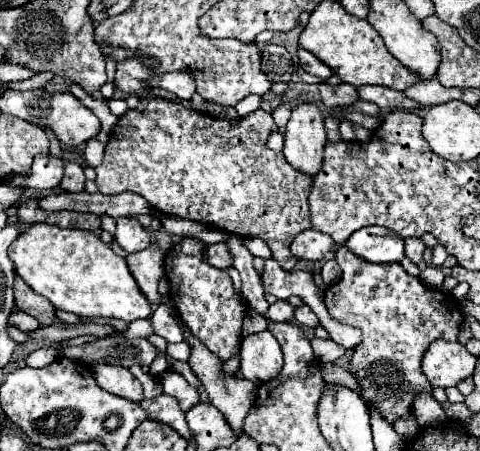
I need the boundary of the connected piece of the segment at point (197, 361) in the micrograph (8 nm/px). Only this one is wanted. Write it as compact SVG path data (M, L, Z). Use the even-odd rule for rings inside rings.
M183 327L185 331L185 337L187 337L187 343L191 345L191 357L189 357L189 365L193 369L193 373L201 379L211 403L223 413L223 417L227 419L227 423L231 425L231 429L235 431L235 435L241 435L243 433L243 421L245 417L249 415L249 409L253 407L255 399L257 399L257 387L251 383L251 381L245 381L243 377L229 377L221 371L221 361L217 355L213 355L201 341L193 339L193 335L189 333L187 327Z

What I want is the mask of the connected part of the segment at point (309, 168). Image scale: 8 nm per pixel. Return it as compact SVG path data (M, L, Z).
M299 101L291 111L291 119L285 127L285 159L301 173L317 173L323 161L323 147L327 143L323 113L311 101Z

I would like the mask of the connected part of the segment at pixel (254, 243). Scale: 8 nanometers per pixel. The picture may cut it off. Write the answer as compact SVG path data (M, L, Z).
M245 239L245 245L247 245L247 249L251 251L251 255L257 255L257 257L263 257L263 259L267 259L267 257L271 257L271 251L269 251L269 247L267 247L267 243L265 241L261 241L261 239Z

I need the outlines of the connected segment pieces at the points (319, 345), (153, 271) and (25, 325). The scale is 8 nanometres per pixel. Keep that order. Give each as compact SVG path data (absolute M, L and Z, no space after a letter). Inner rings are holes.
M313 337L313 339L311 339L311 347L313 347L313 353L315 353L323 363L335 361L335 359L339 359L341 355L345 355L345 349L339 347L333 339L317 339L317 337Z
M151 243L149 249L143 249L139 253L127 255L127 265L131 275L135 277L139 289L151 303L161 303L167 301L165 297L159 295L157 283L161 275L165 275L165 253L157 247L157 243Z
M17 311L15 315L11 315L9 317L9 321L11 323L15 323L21 331L29 331L29 329L35 329L35 325L37 325L37 321L33 321L35 317L31 317L31 315L27 315L27 313L23 313L23 311Z

